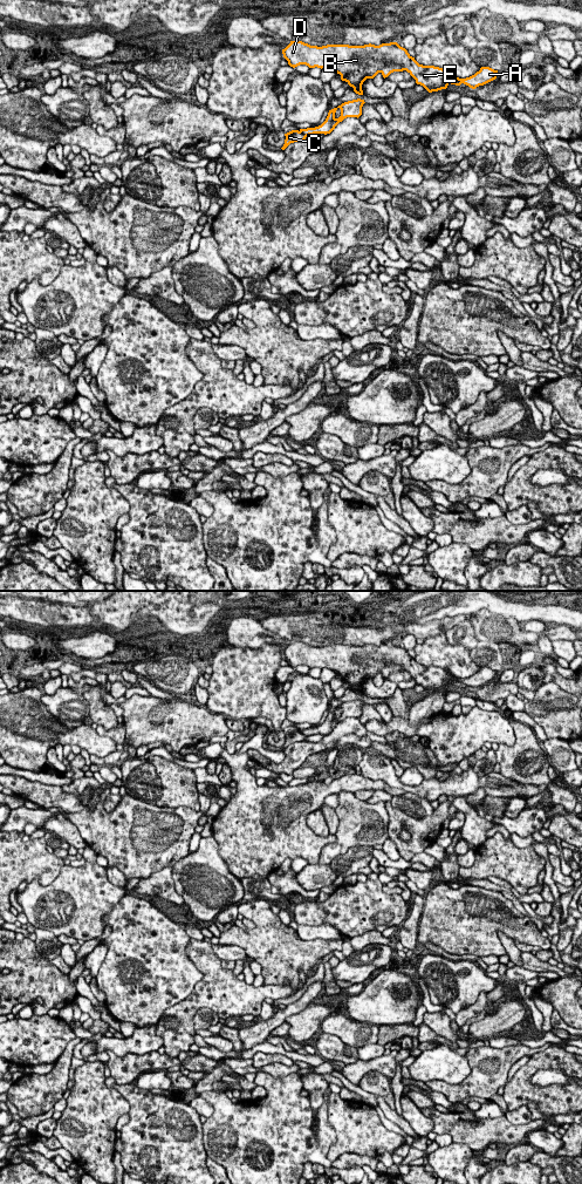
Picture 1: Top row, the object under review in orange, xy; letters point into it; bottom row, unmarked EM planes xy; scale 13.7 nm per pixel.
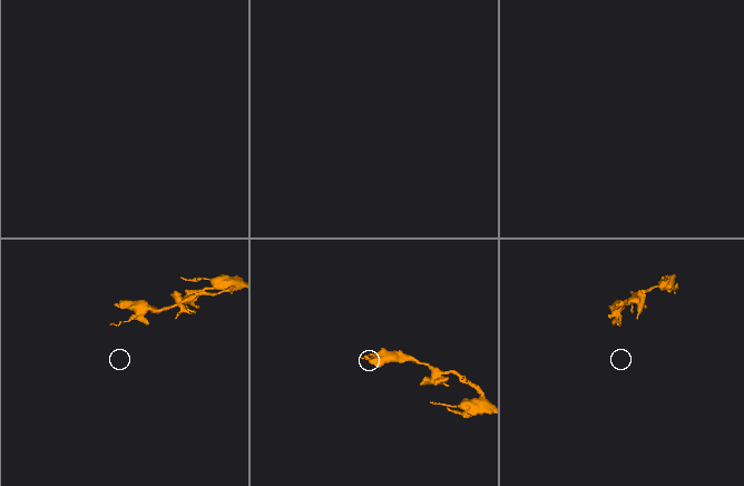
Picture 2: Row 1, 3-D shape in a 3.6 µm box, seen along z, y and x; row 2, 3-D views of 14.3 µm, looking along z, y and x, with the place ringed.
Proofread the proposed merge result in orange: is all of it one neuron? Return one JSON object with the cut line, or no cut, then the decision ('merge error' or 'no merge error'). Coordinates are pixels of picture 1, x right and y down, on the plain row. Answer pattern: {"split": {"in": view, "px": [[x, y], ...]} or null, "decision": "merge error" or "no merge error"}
{"split": {"in": "xy", "px": [[299, 732], [306, 736]]}, "decision": "merge error"}

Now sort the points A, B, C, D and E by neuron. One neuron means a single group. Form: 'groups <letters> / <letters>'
groups A B D E / C

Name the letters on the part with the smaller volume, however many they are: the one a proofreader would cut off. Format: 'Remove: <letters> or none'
Remove: C

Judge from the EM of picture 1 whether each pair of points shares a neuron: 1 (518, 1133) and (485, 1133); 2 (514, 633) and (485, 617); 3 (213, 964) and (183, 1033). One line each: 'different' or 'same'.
1: same
2: same
3: same

